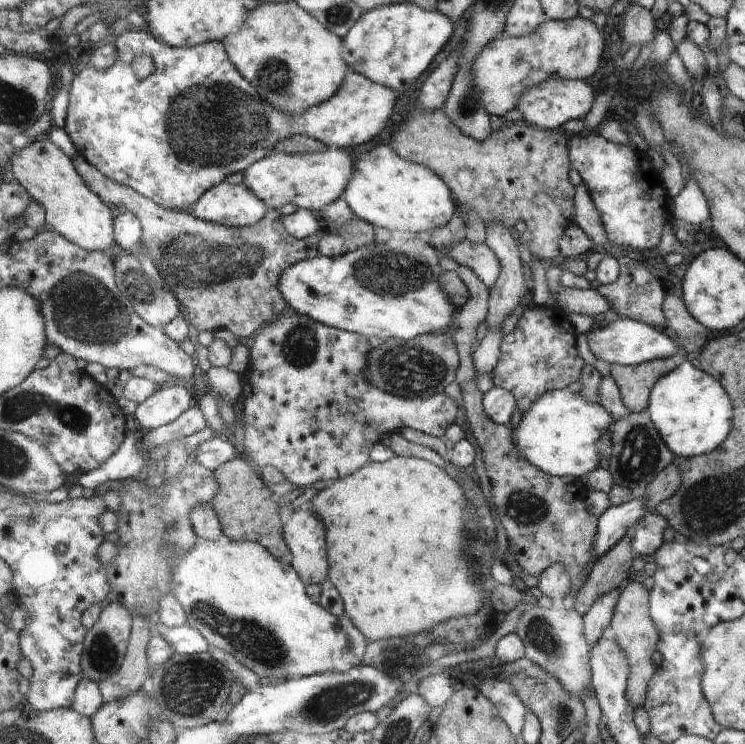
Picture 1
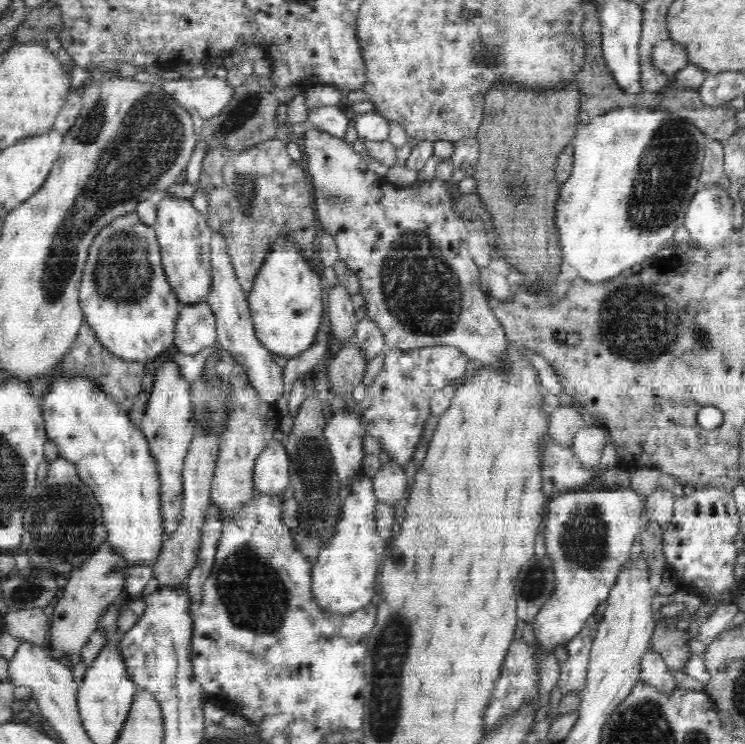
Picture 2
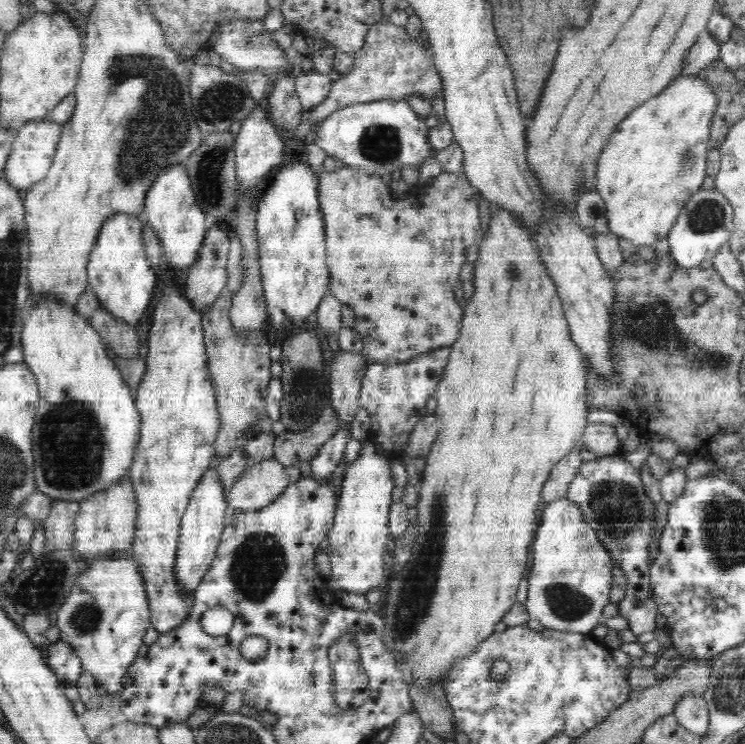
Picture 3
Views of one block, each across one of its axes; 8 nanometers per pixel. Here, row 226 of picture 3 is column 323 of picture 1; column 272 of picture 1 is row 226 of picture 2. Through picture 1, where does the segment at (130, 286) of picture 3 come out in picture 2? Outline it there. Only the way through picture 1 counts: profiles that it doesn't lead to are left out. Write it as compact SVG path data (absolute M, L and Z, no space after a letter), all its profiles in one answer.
M128 212L120 214L114 220L110 220L100 234L92 240L90 254L82 272L80 282L80 310L82 320L90 328L90 332L96 336L96 340L116 358L122 358L128 364L142 364L146 366L150 360L166 352L170 346L174 346L174 334L176 334L176 320L182 314L186 306L182 306L170 286L168 274L162 264L162 248L158 240L158 232L154 226L144 224L140 214Z

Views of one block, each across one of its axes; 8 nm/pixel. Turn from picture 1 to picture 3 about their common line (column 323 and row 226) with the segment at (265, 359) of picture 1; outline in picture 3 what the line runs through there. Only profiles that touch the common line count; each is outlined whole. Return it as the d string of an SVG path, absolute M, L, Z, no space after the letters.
M344 166L336 172L318 172L318 204L320 204L320 214L324 218L324 236L326 236L326 262L328 262L328 272L330 272L330 292L350 306L356 312L356 318L360 322L360 328L364 330L364 350L362 356L368 364L384 364L384 366L396 366L410 362L418 358L420 354L428 354L438 348L450 348L460 340L462 336L462 320L464 320L464 310L460 304L454 300L454 286L460 282L462 268L466 264L466 250L478 242L478 230L480 230L480 210L478 210L478 200L476 200L476 188L470 184L468 176L462 172L444 172L436 178L436 184L428 186L424 192L424 206L422 202L414 198L390 198L390 186L376 174L370 174L368 170L360 168L350 168Z

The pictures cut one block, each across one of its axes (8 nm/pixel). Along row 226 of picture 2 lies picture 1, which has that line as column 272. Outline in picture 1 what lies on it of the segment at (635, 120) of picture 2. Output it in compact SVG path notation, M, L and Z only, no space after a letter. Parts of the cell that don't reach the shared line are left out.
M197 538L197 544L175 566L173 594L185 606L187 624L195 626L211 646L229 652L261 678L273 678L279 684L295 678L309 678L325 672L349 672L359 666L367 638L355 628L349 616L335 616L307 594L307 584L293 564L283 564L263 544L257 542L217 542Z

